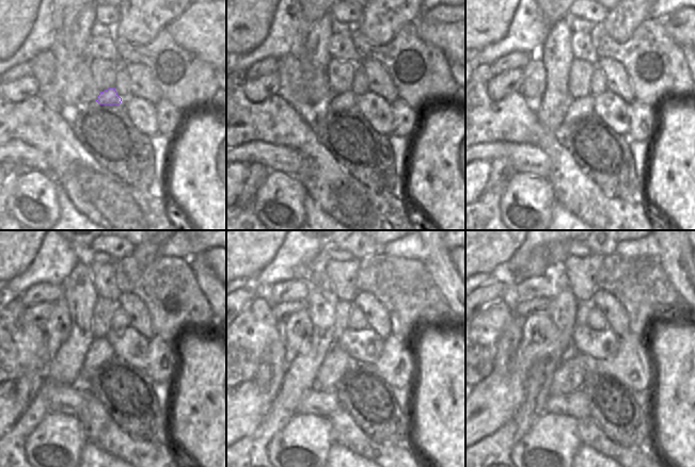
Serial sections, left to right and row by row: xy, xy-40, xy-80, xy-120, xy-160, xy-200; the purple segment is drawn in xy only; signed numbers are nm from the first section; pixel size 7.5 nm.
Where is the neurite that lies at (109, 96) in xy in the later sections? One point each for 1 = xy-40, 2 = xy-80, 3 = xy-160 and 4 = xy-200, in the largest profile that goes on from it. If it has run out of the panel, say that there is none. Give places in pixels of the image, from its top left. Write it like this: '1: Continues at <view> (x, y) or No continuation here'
1: Continues at xy-40 (346, 100)
2: Continues at xy-80 (579, 108)
3: Continues at xy-160 (336, 361)
4: Continues at xy-200 (568, 377)

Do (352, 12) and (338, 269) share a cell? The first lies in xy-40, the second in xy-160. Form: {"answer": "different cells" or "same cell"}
{"answer": "different cells"}

